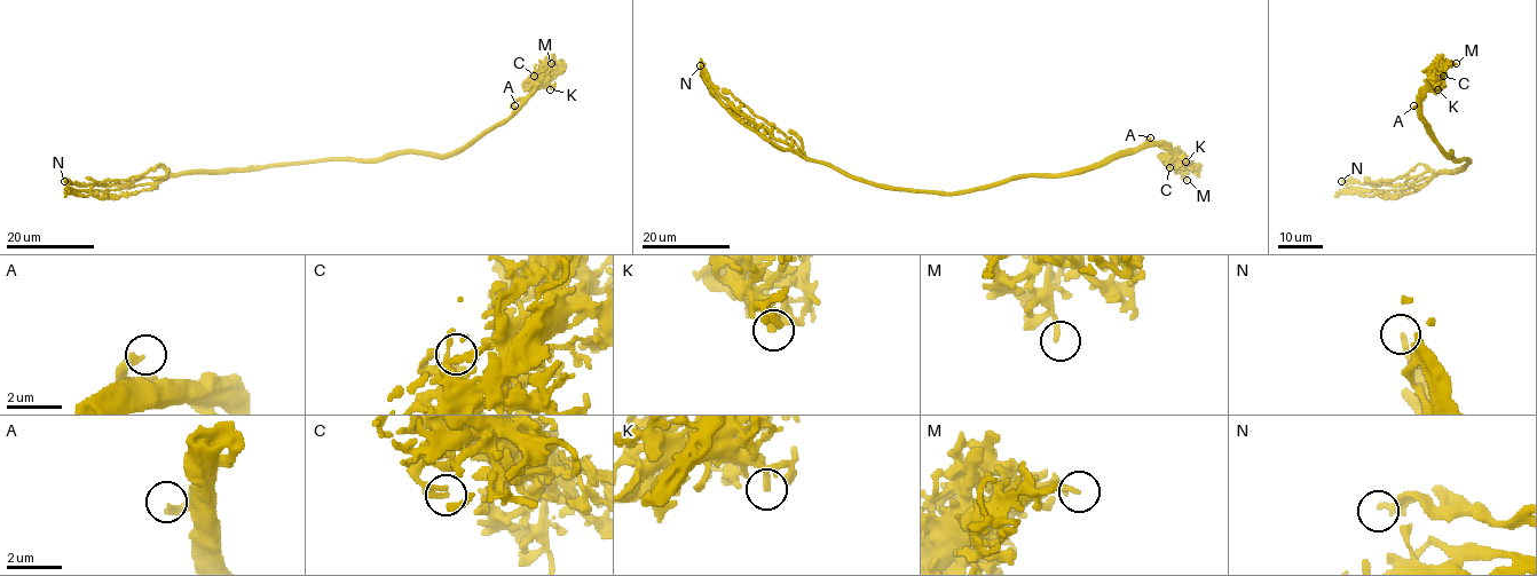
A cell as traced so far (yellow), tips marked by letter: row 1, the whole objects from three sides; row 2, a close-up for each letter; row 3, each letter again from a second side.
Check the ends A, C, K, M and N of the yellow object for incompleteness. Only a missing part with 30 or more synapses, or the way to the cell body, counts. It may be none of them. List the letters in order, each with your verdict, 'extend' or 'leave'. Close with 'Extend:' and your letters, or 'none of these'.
A: extend
C: leave
K: leave
M: leave
N: leave
Extend: A

